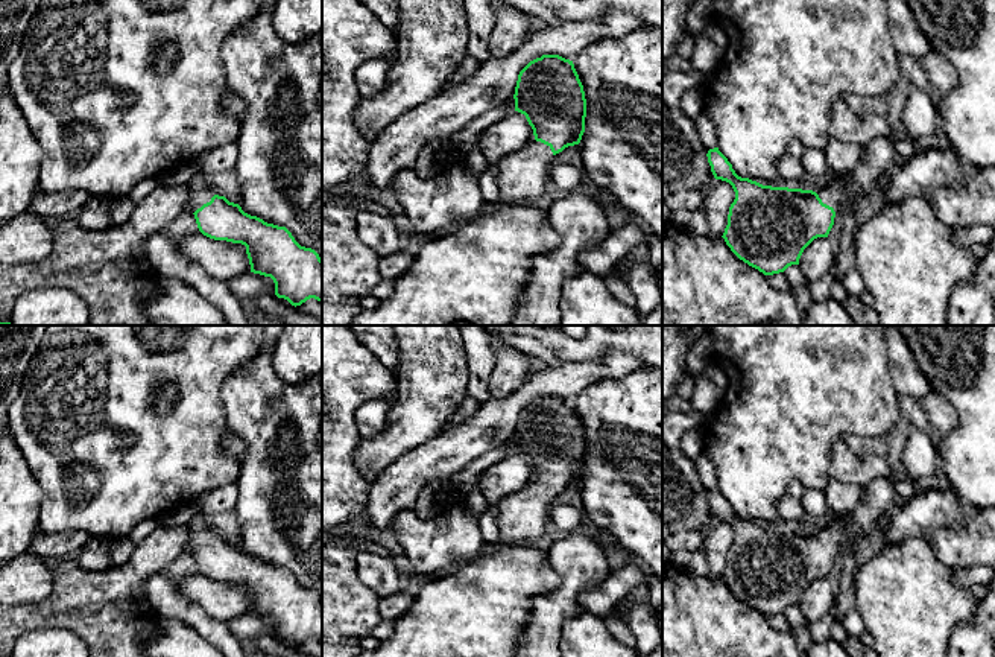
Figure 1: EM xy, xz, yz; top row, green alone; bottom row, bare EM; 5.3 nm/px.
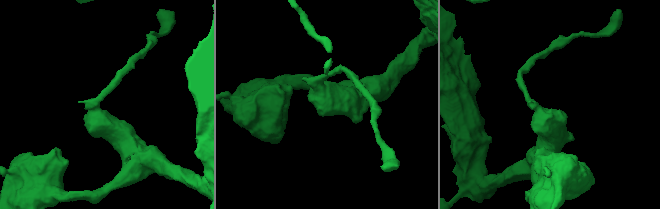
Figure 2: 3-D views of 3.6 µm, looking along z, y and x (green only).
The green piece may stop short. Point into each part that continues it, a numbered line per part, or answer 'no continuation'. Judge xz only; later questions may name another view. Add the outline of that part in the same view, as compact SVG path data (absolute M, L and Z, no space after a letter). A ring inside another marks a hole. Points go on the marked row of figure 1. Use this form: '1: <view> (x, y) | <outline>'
1: xz (521, 177) | M535 140L495 163L495 178L500 192L497 205L509 202L533 204L542 196L550 181L554 155L550 146Z

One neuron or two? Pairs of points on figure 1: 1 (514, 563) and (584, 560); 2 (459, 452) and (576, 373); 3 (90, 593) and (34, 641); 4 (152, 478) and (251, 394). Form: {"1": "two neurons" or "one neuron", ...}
{"1": "two neurons", "2": "one neuron", "3": "two neurons", "4": "two neurons"}

